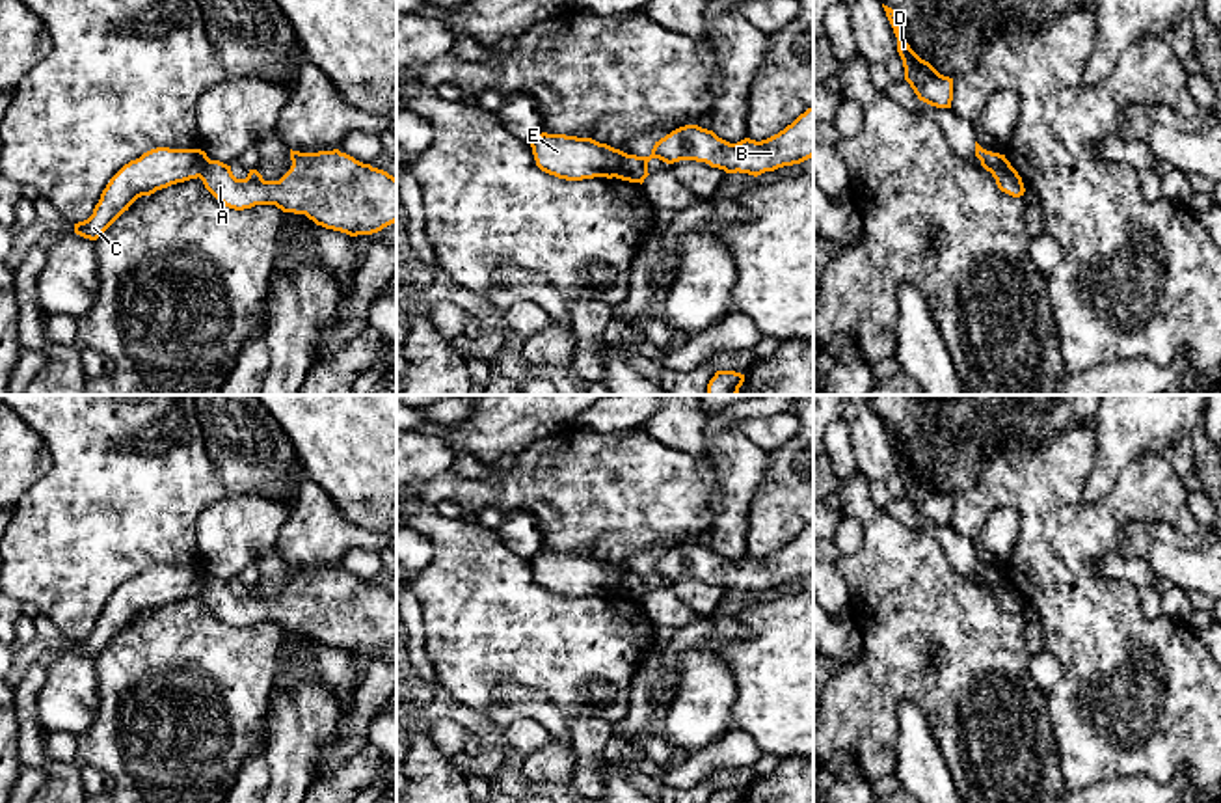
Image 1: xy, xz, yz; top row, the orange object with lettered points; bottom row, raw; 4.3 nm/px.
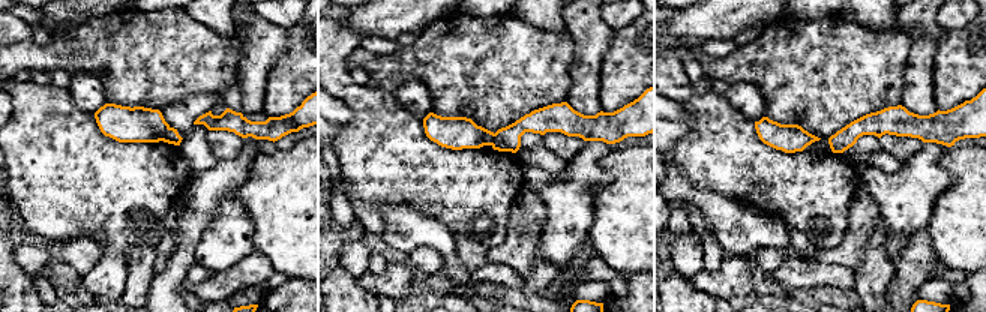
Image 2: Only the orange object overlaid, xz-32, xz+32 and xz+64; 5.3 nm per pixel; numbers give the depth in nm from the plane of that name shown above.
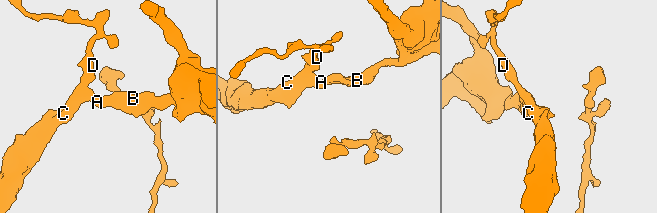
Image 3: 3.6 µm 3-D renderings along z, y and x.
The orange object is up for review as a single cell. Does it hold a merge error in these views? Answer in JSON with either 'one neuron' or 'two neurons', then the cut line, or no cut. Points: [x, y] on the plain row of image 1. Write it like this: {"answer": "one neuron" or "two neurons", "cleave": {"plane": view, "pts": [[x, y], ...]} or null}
{"answer": "two neurons", "cleave": {"plane": "xz", "pts": [[626, 571], [613, 593]]}}

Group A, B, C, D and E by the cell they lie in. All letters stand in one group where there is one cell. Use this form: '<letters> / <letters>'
A B / C D E

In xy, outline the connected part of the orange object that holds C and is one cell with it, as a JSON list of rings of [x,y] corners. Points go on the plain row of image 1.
[[[156,565],[125,581],[106,602],[93,632],[74,650],[97,658],[141,613],[201,594],[208,581],[201,566]]]

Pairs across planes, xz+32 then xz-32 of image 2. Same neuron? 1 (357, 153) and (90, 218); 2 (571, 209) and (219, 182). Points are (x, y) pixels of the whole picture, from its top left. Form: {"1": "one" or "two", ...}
{"1": "one", "2": "two"}

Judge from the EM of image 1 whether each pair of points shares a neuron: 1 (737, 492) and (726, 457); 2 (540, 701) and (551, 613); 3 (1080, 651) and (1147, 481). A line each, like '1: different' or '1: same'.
1: same
2: different
3: same

